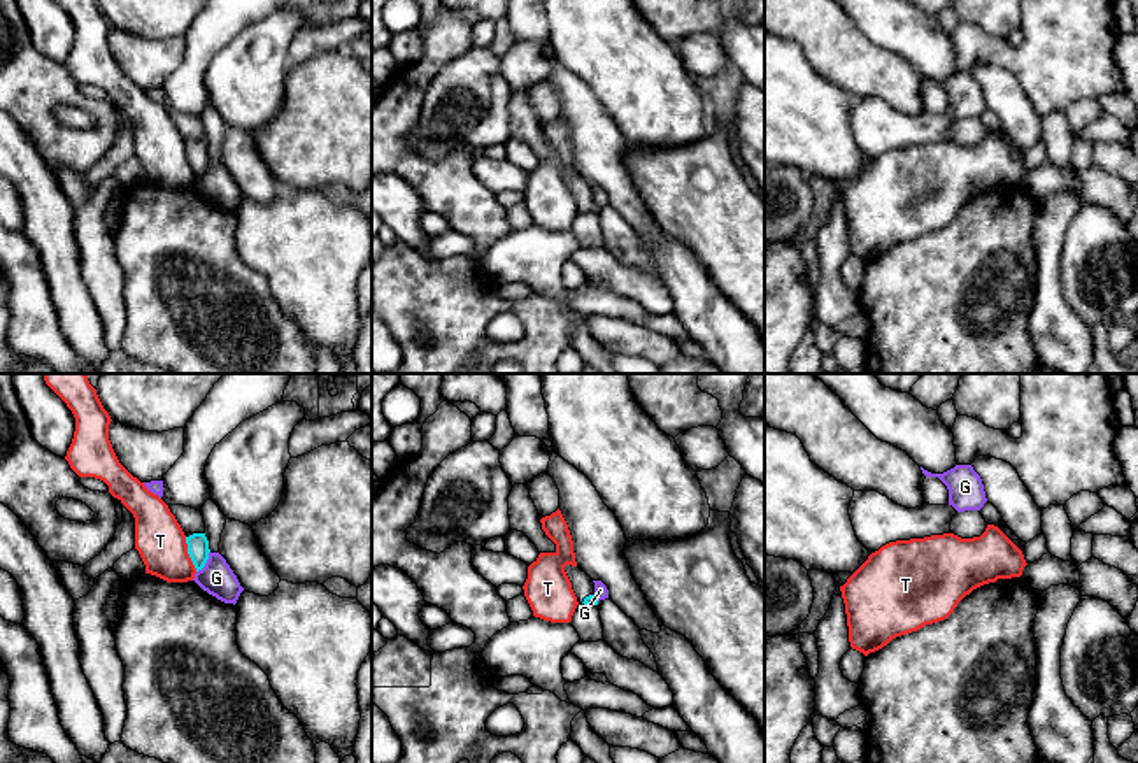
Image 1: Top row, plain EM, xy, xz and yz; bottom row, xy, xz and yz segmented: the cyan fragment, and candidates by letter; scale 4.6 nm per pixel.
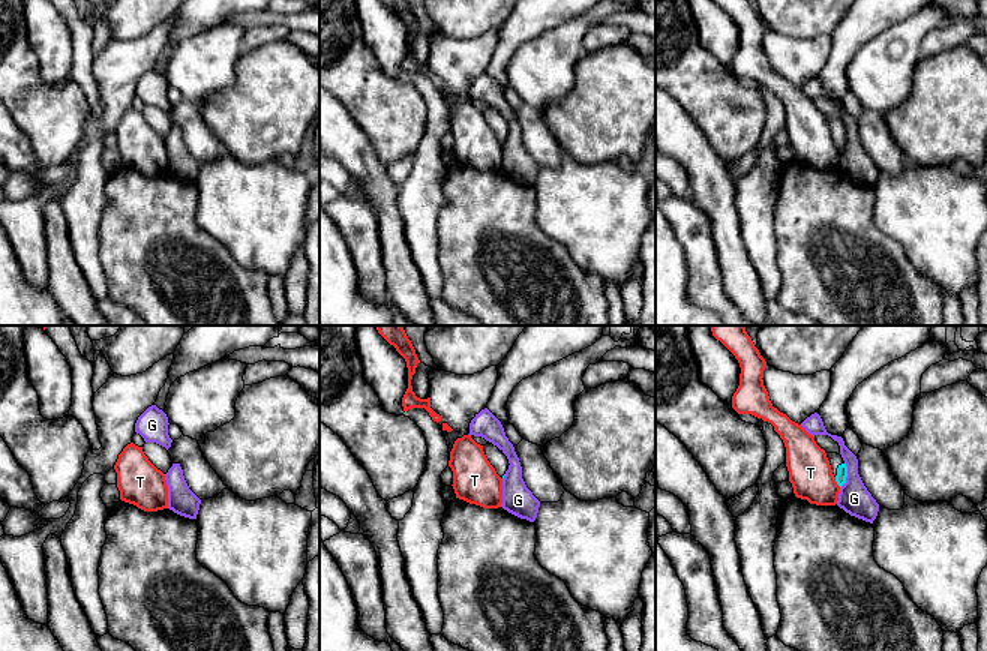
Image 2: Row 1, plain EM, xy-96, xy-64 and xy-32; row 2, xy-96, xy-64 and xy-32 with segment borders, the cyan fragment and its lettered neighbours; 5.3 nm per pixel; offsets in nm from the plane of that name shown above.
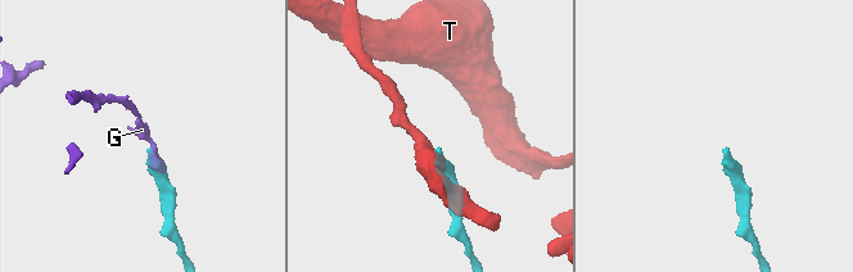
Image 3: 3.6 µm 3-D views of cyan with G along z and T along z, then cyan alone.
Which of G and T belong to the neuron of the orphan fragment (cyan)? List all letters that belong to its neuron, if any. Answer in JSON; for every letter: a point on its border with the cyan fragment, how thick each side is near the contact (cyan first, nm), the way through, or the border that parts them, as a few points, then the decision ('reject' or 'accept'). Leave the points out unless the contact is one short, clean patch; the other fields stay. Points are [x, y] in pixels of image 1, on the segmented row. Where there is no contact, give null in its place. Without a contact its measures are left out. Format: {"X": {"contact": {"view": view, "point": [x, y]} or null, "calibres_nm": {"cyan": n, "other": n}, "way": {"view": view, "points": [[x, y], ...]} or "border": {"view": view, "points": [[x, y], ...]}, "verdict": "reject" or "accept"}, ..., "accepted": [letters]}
{"G": {"contact": {"view": "xy", "point": [206, 562]}, "calibres_nm": {"cyan": 100, "other": 160}, "border": {"view": "xy", "points": [[209, 551], [207, 562], [197, 572]]}, "verdict": "reject"}, "T": {"contact": {"view": "xy", "point": [188, 553]}, "calibres_nm": {"cyan": 100, "other": 220}, "border": {"view": "xy", "points": [[184, 537], [188, 556], [197, 570]]}, "verdict": "reject"}, "accepted": []}

